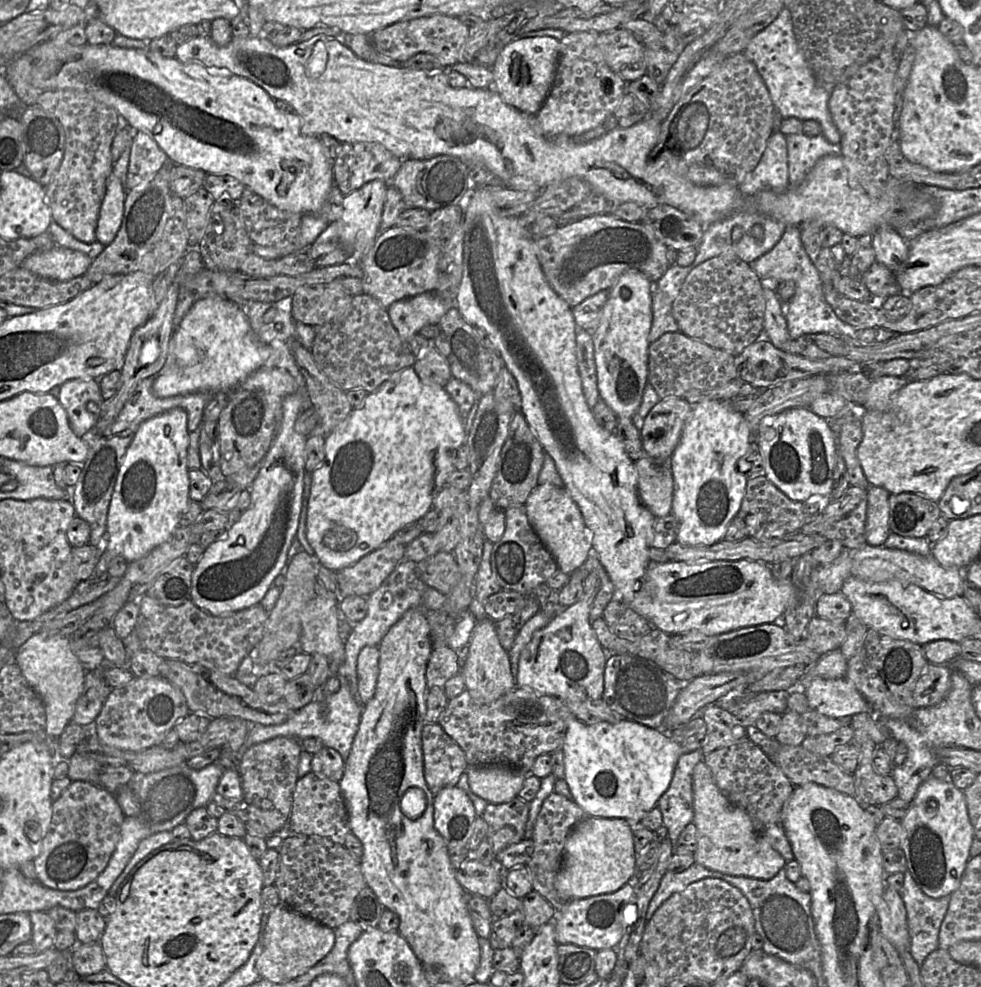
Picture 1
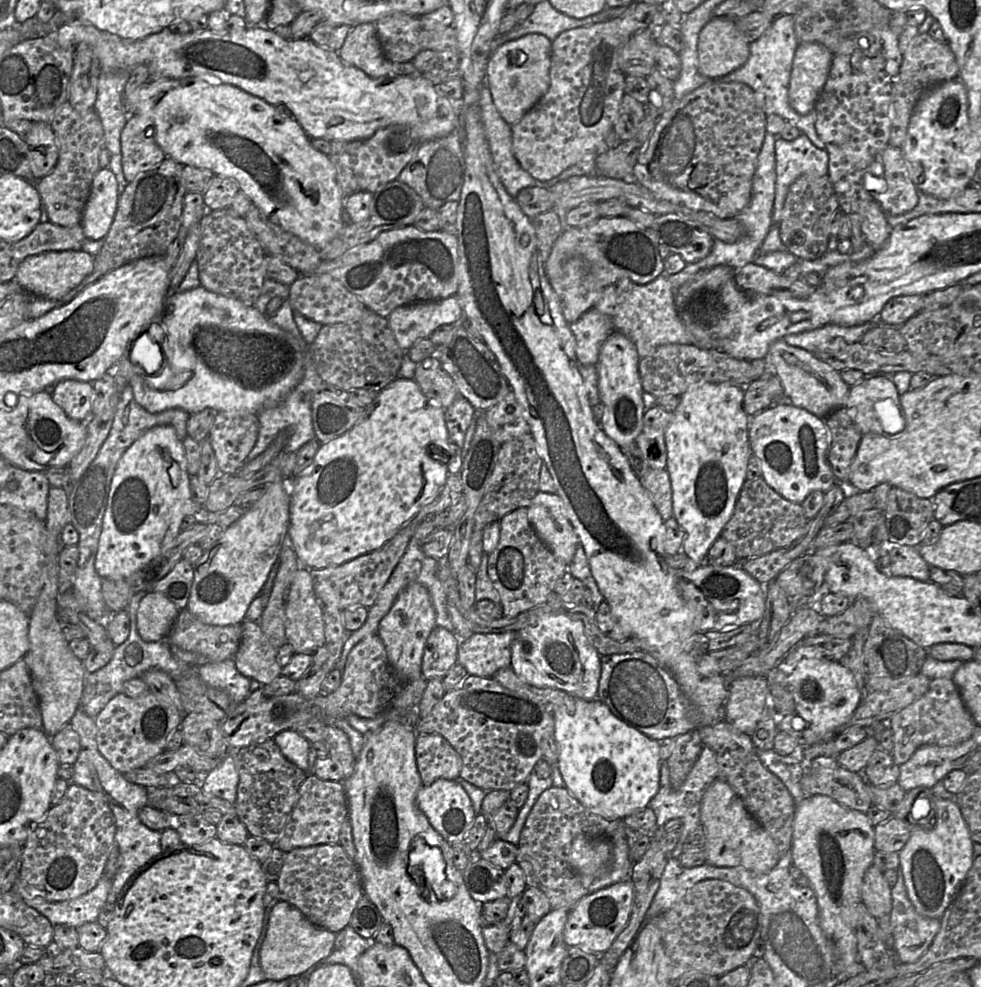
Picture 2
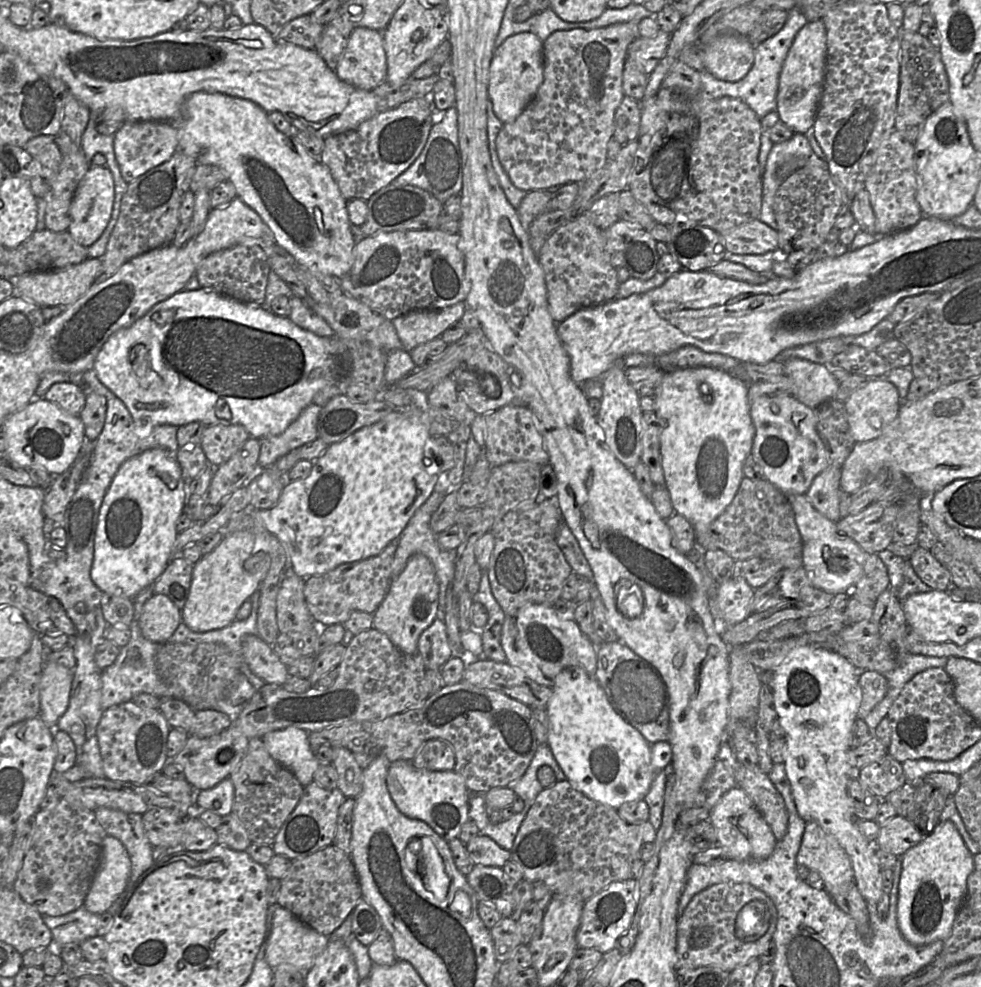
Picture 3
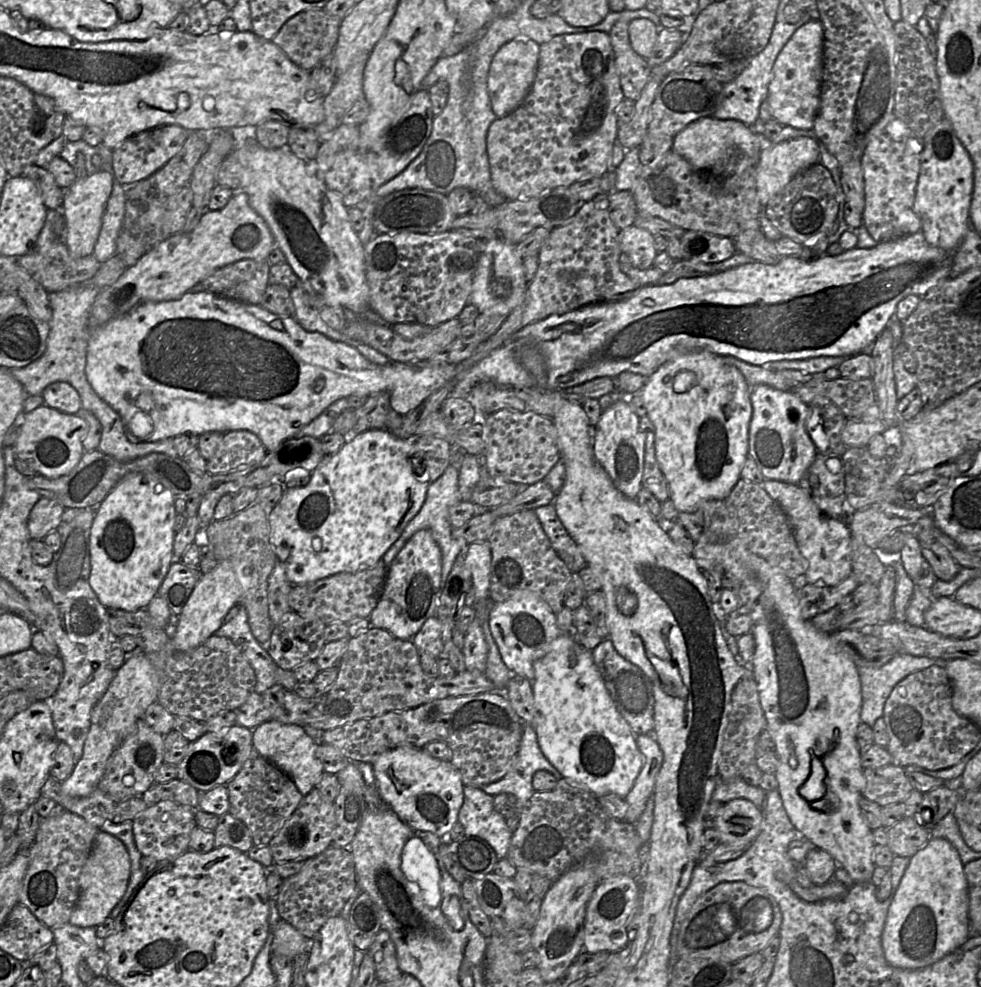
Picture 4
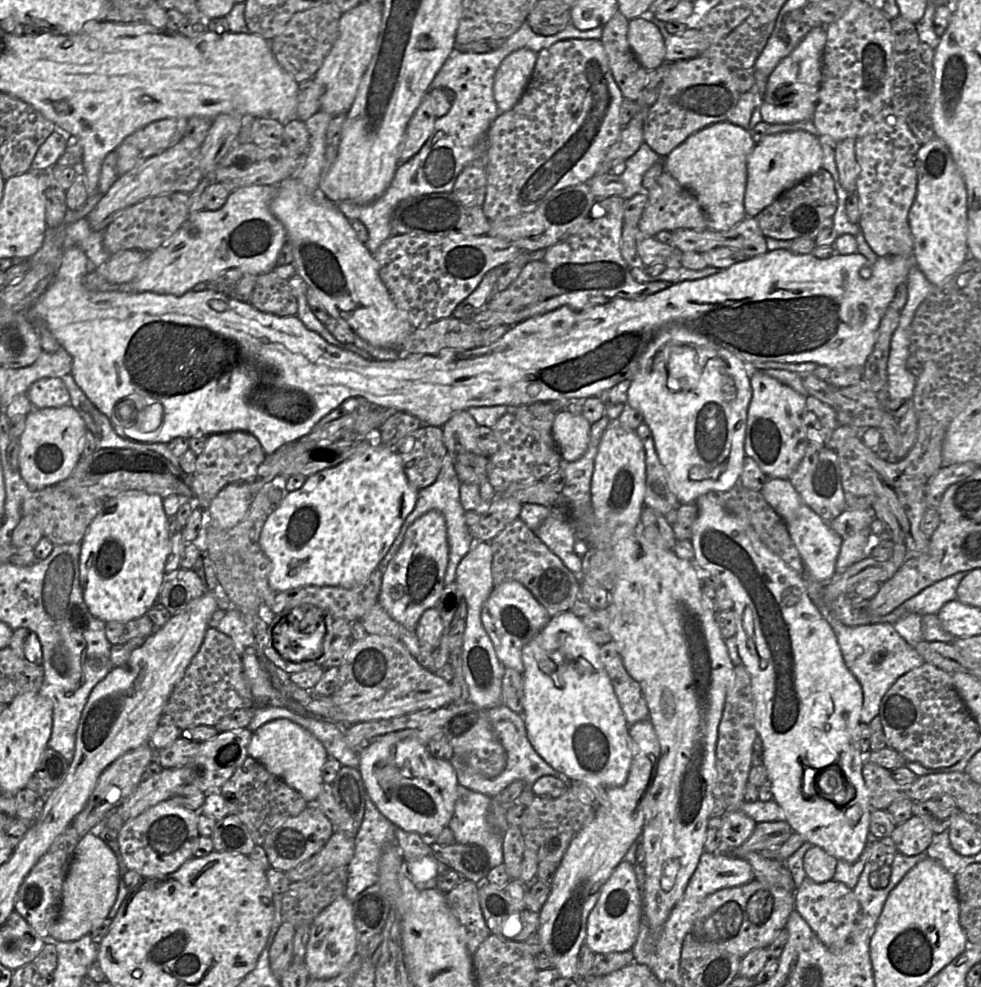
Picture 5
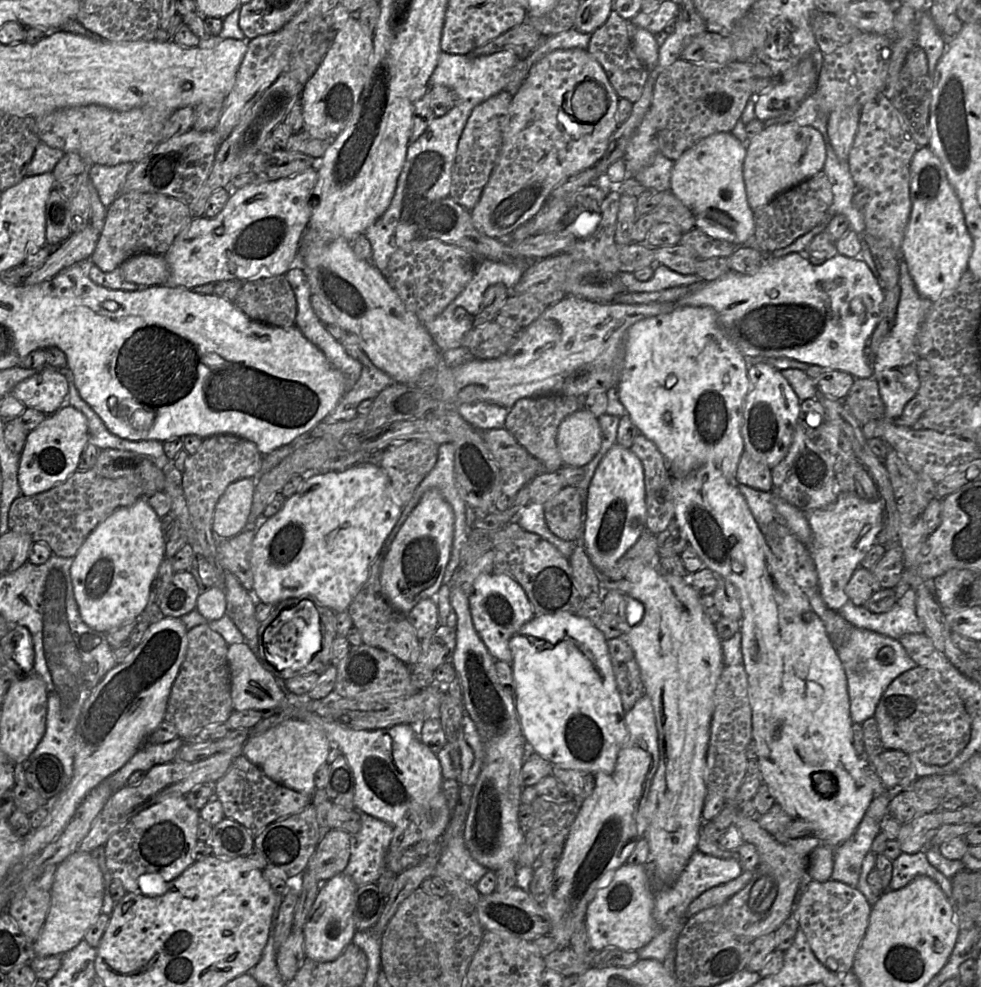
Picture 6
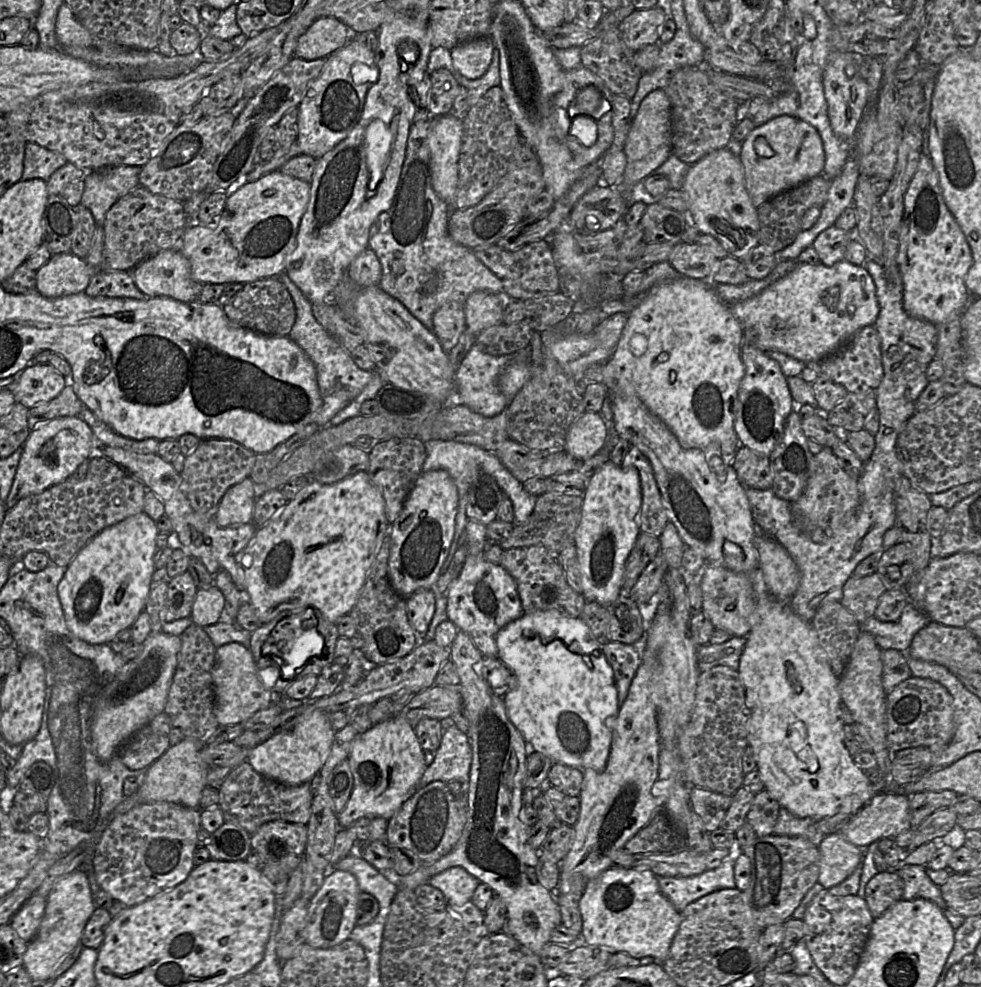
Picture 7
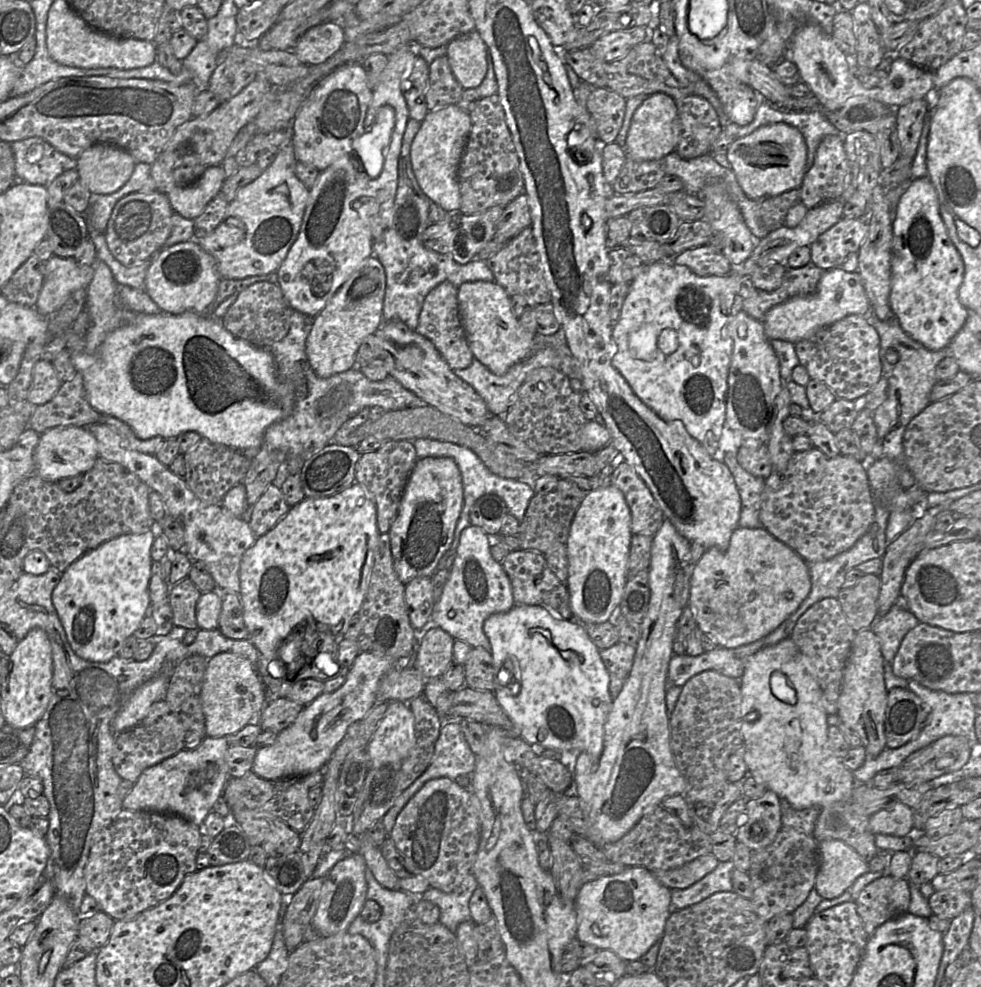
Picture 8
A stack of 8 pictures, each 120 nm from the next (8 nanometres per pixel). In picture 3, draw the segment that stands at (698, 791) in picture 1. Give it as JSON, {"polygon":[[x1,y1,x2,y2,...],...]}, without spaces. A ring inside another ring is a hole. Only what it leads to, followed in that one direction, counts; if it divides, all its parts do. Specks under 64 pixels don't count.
{"polygon":[[741,788,727,791,711,809,710,821,717,832,718,844,728,858,766,859,774,851,777,843,771,828,757,810,749,795]]}

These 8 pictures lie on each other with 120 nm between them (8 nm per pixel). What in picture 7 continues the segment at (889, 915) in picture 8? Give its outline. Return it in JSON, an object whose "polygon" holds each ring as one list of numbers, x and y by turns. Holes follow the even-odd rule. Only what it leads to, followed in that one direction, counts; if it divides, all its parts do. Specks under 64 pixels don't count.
{"polygon":[[895,870,880,871,868,881,865,901,876,919,893,904,903,899,904,881]]}

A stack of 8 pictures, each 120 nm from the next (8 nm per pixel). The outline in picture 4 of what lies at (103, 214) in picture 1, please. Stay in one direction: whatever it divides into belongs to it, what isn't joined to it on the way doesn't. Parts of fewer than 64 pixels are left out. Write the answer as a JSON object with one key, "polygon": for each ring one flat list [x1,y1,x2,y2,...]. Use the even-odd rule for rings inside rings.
{"polygon":[[96,171,76,178,74,183,64,191,62,214,66,222,65,244,73,257,82,258,93,253,101,230,106,203,113,188,113,181,114,176,111,173]]}

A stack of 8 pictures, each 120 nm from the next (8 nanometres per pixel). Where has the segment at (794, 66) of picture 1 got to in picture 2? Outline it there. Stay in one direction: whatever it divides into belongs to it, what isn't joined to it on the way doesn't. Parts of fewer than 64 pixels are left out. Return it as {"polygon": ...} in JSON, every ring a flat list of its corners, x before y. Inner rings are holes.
{"polygon":[[784,15,774,22,756,41,750,43,750,56,738,70,720,78,723,82,739,82,748,85,755,93,759,107,768,116,779,115,792,122,818,148,825,149,816,129,816,108,807,115,798,114,789,104,789,83,796,49,799,41,795,34,795,19,792,15]]}

